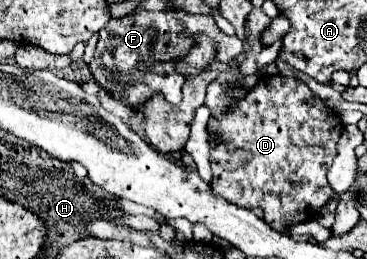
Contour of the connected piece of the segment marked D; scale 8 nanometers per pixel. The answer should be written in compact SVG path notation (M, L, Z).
M265 75L257 81L257 85L247 93L247 99L229 111L225 117L211 119L209 127L215 127L219 135L223 135L223 143L211 149L211 171L213 183L211 189L215 195L223 195L227 201L239 207L261 207L263 219L269 227L283 231L283 227L305 221L329 201L335 199L333 189L327 183L327 171L331 161L335 159L337 139L341 135L343 125L335 115L303 81L283 75Z

